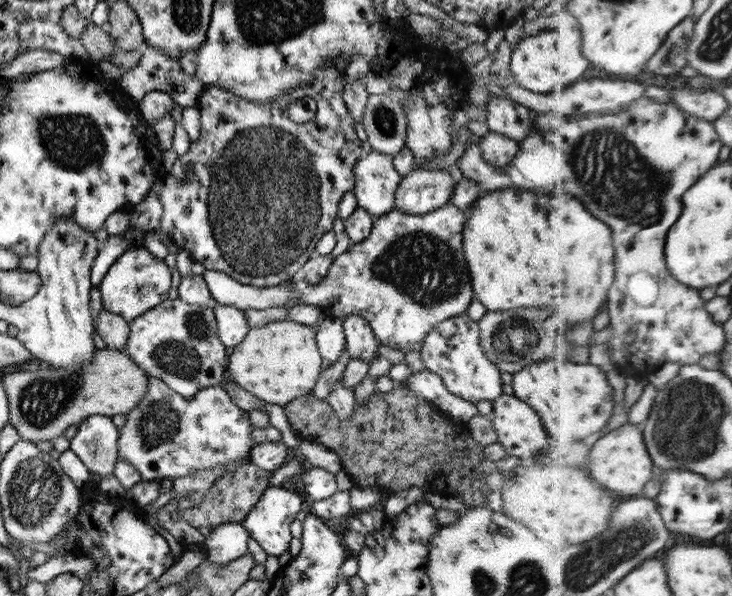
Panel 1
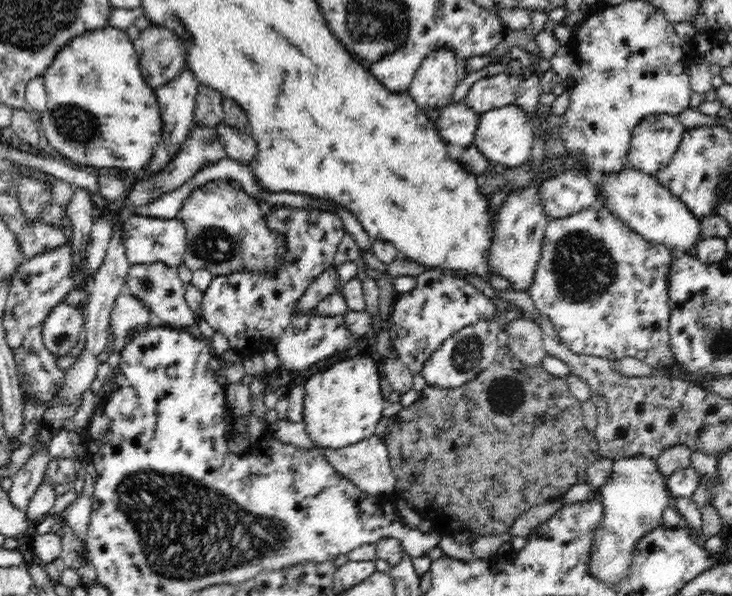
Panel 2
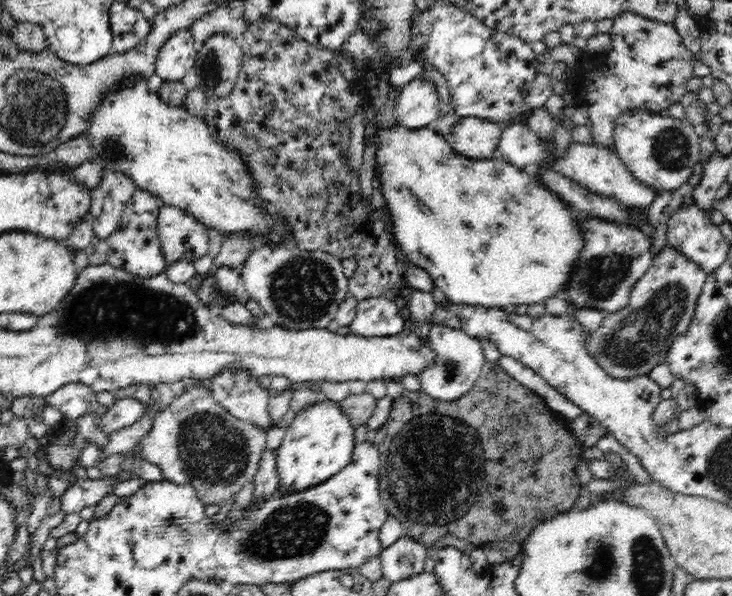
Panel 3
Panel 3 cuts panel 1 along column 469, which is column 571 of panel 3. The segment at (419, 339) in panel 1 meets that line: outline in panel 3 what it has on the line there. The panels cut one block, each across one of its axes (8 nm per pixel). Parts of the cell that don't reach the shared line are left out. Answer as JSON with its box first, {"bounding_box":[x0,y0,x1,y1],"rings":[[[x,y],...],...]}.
{"bounding_box":[561,216,653,314],"rings":[[[591,216],[577,224],[584,246],[575,260],[567,289],[561,293],[576,308],[594,308],[614,314],[628,304],[632,286],[648,272],[653,254],[651,239],[640,228]]]}

